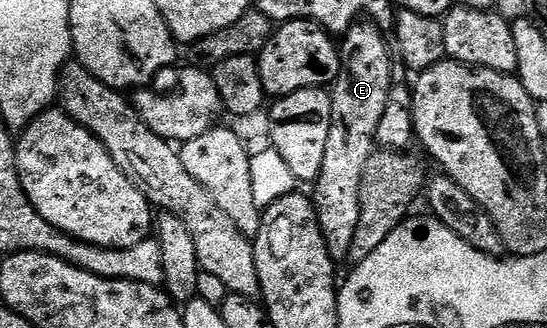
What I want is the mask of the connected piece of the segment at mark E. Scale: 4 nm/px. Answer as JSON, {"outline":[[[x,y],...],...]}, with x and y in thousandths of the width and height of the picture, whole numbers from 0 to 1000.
{"outline":[[[653,61],[645,67],[644,79],[633,95],[620,119],[618,137],[622,162],[625,168],[625,186],[622,195],[622,229],[614,235],[614,247],[607,253],[603,265],[603,284],[607,290],[607,351],[603,354],[603,427],[596,427],[596,476],[589,485],[589,512],[585,515],[585,534],[580,537],[574,576],[574,625],[578,634],[578,680],[585,689],[589,720],[596,732],[596,756],[603,768],[603,780],[611,793],[634,790],[640,768],[640,744],[647,744],[647,707],[654,707],[654,659],[658,655],[658,552],[662,549],[662,512],[669,512],[669,488],[676,488],[676,476],[684,466],[684,424],[691,402],[691,378],[698,366],[698,354],[706,341],[709,326],[709,305],[717,293],[717,265],[720,259],[720,235],[717,238],[717,177],[720,189],[720,152],[706,119],[704,95],[697,91],[686,67],[678,61]]]}

